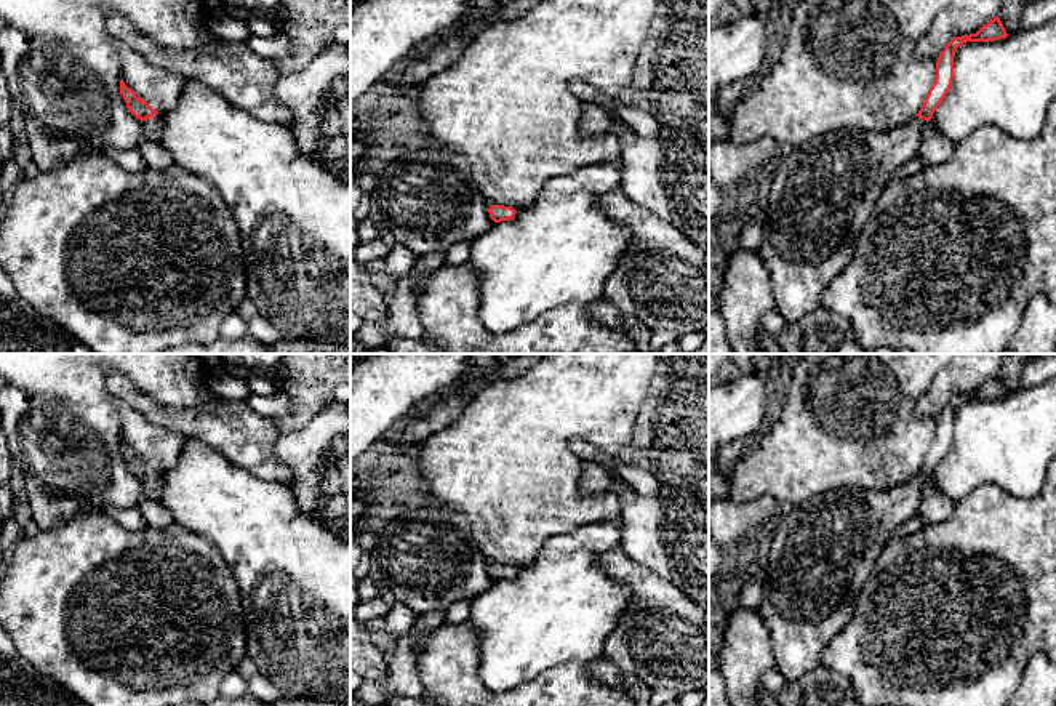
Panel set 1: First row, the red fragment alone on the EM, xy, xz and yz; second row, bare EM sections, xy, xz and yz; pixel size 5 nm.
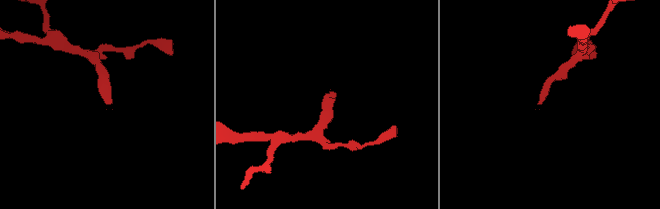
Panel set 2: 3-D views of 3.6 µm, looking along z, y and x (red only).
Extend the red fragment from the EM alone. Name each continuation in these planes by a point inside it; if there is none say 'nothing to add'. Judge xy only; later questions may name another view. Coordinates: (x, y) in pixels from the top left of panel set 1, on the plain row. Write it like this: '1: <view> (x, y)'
1: xy (152, 485)

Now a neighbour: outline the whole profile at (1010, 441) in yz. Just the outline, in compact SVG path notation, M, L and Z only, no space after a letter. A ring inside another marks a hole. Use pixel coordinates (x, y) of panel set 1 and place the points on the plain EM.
M1056 378L994 400L966 400L954 415L954 439L934 469L931 487L958 503L981 483L995 483L1018 498L1038 493L1056 458Z

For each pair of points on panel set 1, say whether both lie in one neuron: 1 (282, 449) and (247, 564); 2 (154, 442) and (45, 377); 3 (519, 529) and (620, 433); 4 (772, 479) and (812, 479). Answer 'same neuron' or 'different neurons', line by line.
1: different neurons
2: same neuron
3: same neuron
4: same neuron

